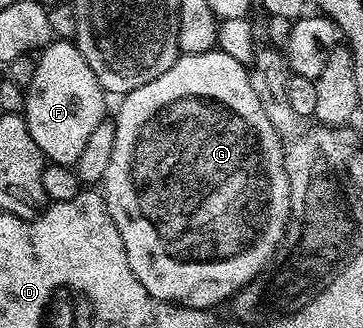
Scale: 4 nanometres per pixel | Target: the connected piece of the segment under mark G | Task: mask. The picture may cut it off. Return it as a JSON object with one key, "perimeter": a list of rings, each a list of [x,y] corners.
{"perimeter":[[[217,47],[204,53],[184,53],[165,71],[165,75],[157,75],[149,83],[137,87],[122,98],[119,114],[113,117],[115,122],[115,138],[113,139],[113,157],[109,159],[109,171],[105,171],[101,182],[103,200],[107,202],[107,210],[121,231],[121,243],[125,243],[125,255],[129,255],[129,267],[133,267],[133,275],[141,279],[141,287],[149,291],[152,299],[159,303],[174,303],[188,309],[214,310],[214,305],[230,302],[235,294],[240,293],[249,282],[266,270],[270,260],[279,250],[281,239],[285,235],[285,227],[289,219],[291,204],[289,203],[289,179],[285,171],[284,138],[269,123],[269,115],[261,107],[261,99],[257,99],[257,91],[253,91],[253,83],[248,66],[237,63],[230,55],[225,55]]]}

